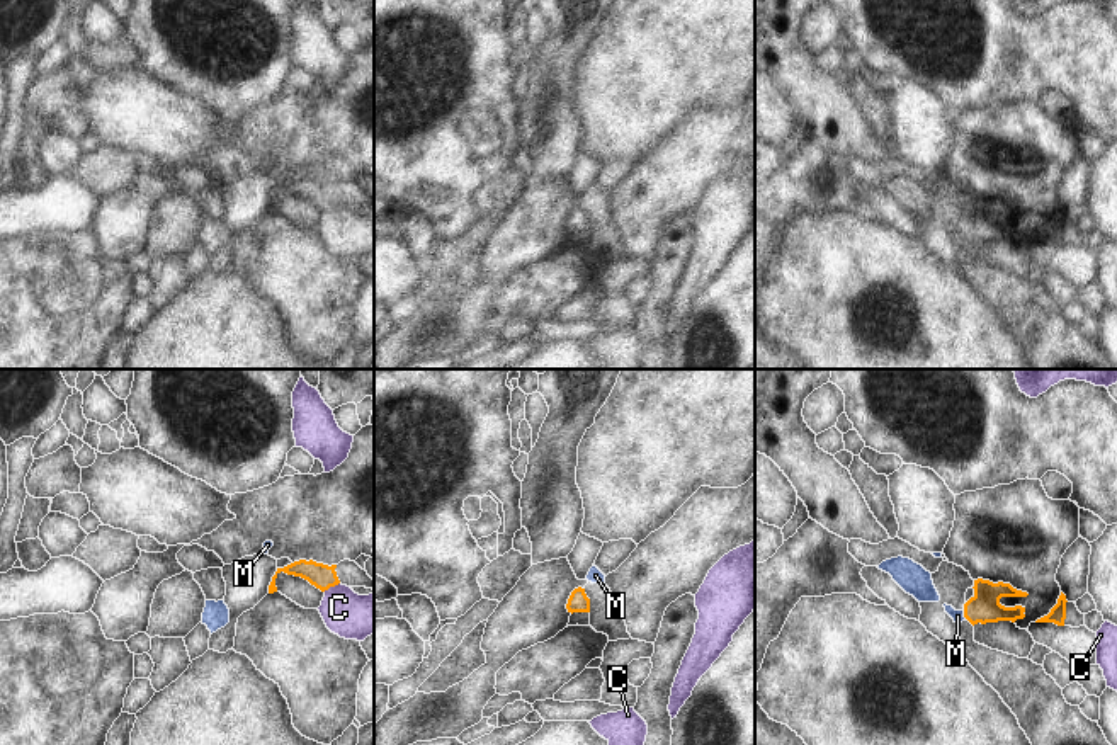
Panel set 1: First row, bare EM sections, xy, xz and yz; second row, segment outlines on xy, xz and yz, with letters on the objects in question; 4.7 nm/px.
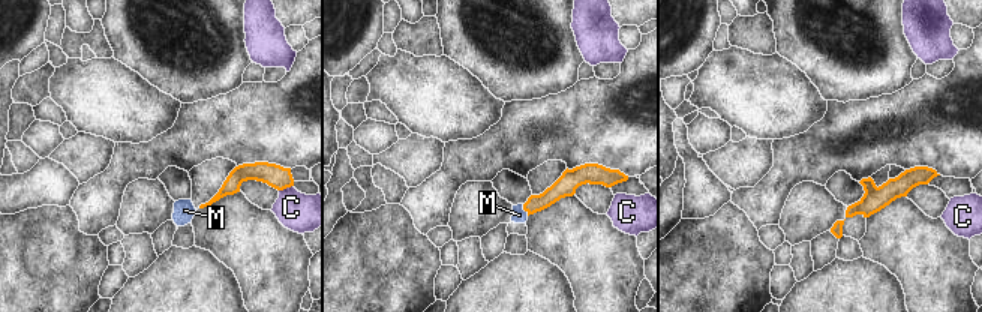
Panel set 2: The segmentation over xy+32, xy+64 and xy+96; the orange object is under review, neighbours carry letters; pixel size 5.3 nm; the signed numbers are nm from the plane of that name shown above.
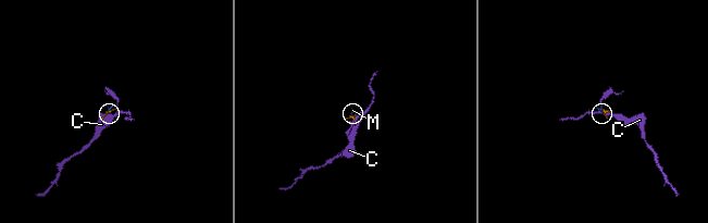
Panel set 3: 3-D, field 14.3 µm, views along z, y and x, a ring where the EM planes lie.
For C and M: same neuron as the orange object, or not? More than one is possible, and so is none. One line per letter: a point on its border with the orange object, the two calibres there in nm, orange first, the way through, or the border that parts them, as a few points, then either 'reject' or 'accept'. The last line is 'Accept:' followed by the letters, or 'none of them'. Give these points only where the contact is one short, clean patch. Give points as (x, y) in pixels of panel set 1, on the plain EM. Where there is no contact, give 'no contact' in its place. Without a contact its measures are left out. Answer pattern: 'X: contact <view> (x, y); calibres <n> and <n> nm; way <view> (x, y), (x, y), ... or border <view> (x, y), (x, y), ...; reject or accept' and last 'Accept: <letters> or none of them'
C: contact xy (330, 204); calibres 120 and 220 nm; border xy (339, 201), (323, 210); reject
M: contact yz (964, 233); calibres 150 and 60 nm; border yz (963, 228), (966, 237); reject
Accept: none of them

